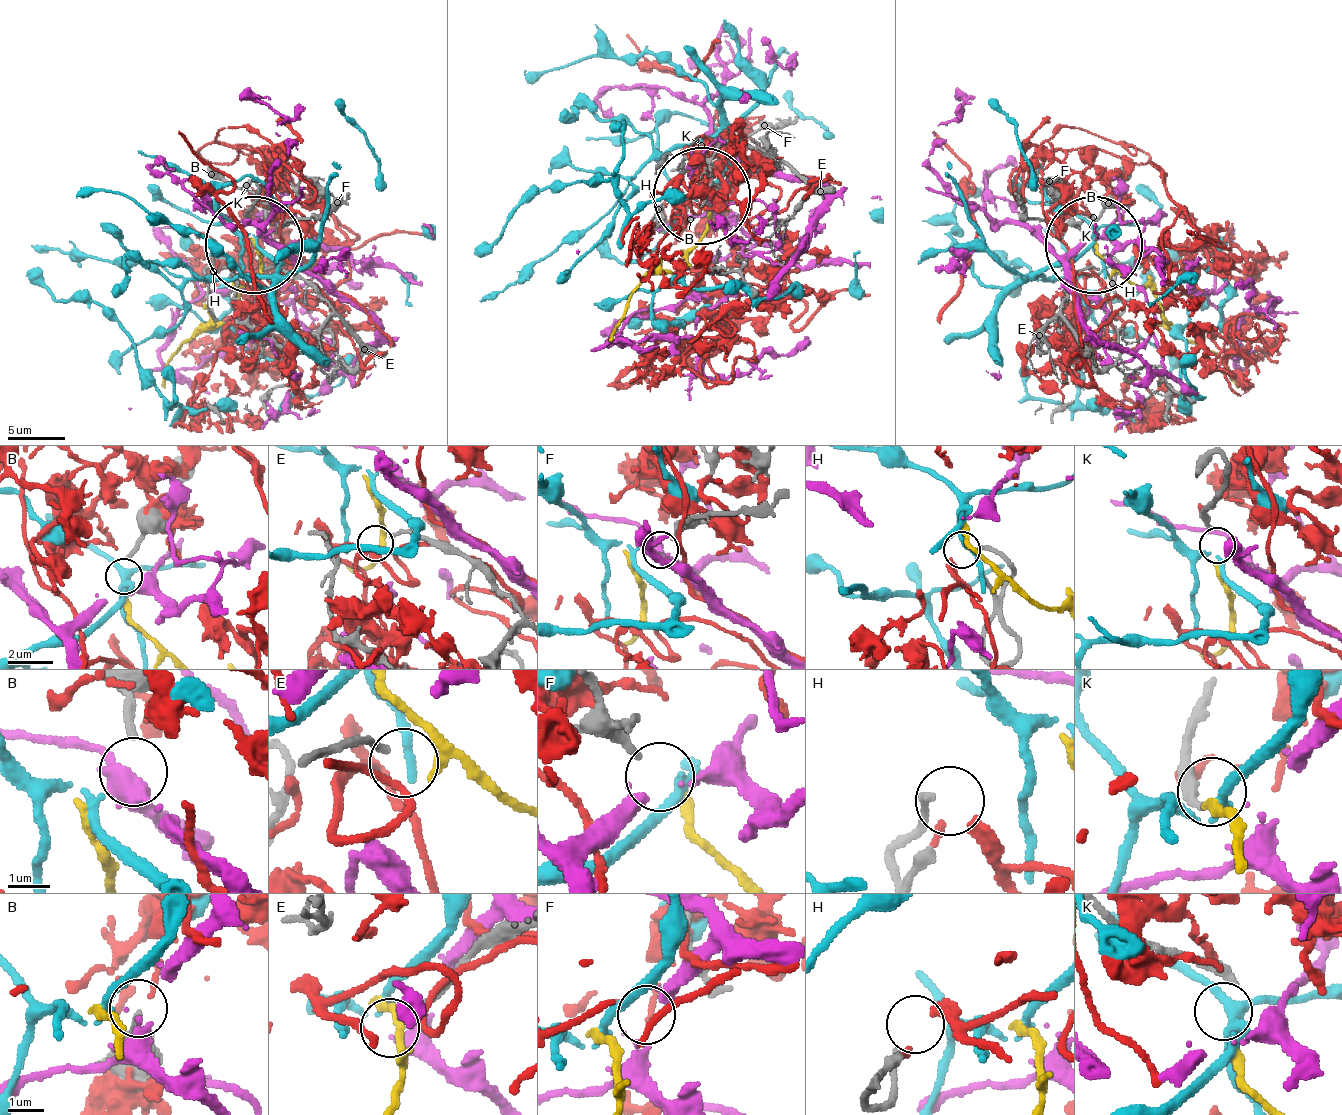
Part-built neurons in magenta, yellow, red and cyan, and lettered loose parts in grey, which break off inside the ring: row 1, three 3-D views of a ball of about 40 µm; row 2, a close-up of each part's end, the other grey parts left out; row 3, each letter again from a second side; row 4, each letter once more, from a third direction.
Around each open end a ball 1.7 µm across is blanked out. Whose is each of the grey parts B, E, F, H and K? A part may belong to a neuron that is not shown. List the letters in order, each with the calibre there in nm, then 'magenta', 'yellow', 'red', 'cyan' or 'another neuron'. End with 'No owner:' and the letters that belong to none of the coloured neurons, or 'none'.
B: 190 nm thick; cyan
E: 150 nm thick; another neuron
F: 200 nm thick; magenta
H: 160 nm thick; red
K: 240 nm thick; yellow
No owner: E

